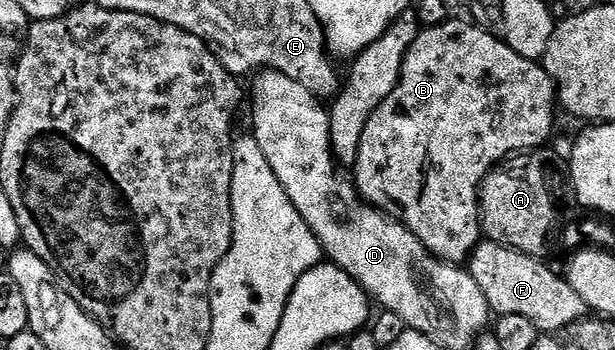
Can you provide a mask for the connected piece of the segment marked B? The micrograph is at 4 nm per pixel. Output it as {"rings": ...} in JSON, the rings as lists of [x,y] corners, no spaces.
{"rings":[[[456,20],[444,22],[435,28],[424,28],[415,36],[415,44],[411,44],[407,60],[403,60],[403,72],[399,76],[399,84],[395,84],[395,92],[391,92],[391,96],[387,96],[387,100],[383,100],[383,104],[375,108],[371,120],[367,120],[367,128],[363,128],[363,144],[359,144],[357,164],[351,170],[357,193],[369,205],[382,210],[384,214],[389,214],[396,222],[404,224],[432,252],[433,257],[440,258],[442,262],[468,263],[470,255],[483,238],[481,185],[485,183],[485,177],[506,160],[524,155],[521,154],[524,150],[539,149],[553,134],[553,106],[557,105],[557,88],[553,85],[551,76],[545,71],[544,65],[540,61],[519,56],[515,48],[505,43],[504,37],[497,35],[496,38],[481,26],[472,26],[469,22],[456,22]]]}

